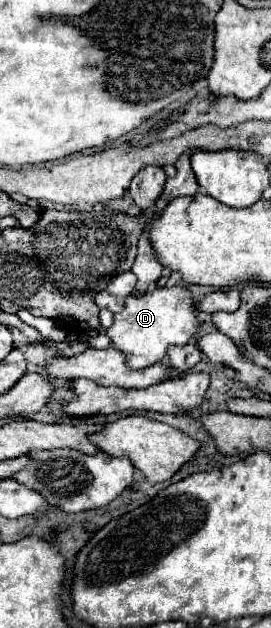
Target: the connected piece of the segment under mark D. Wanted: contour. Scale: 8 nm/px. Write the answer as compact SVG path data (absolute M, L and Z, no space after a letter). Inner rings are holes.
M162 287L144 295L126 297L126 307L122 313L114 315L114 323L106 329L112 347L126 355L126 365L130 369L150 367L166 357L170 345L186 345L194 341L200 323L196 319L194 301L184 287Z

